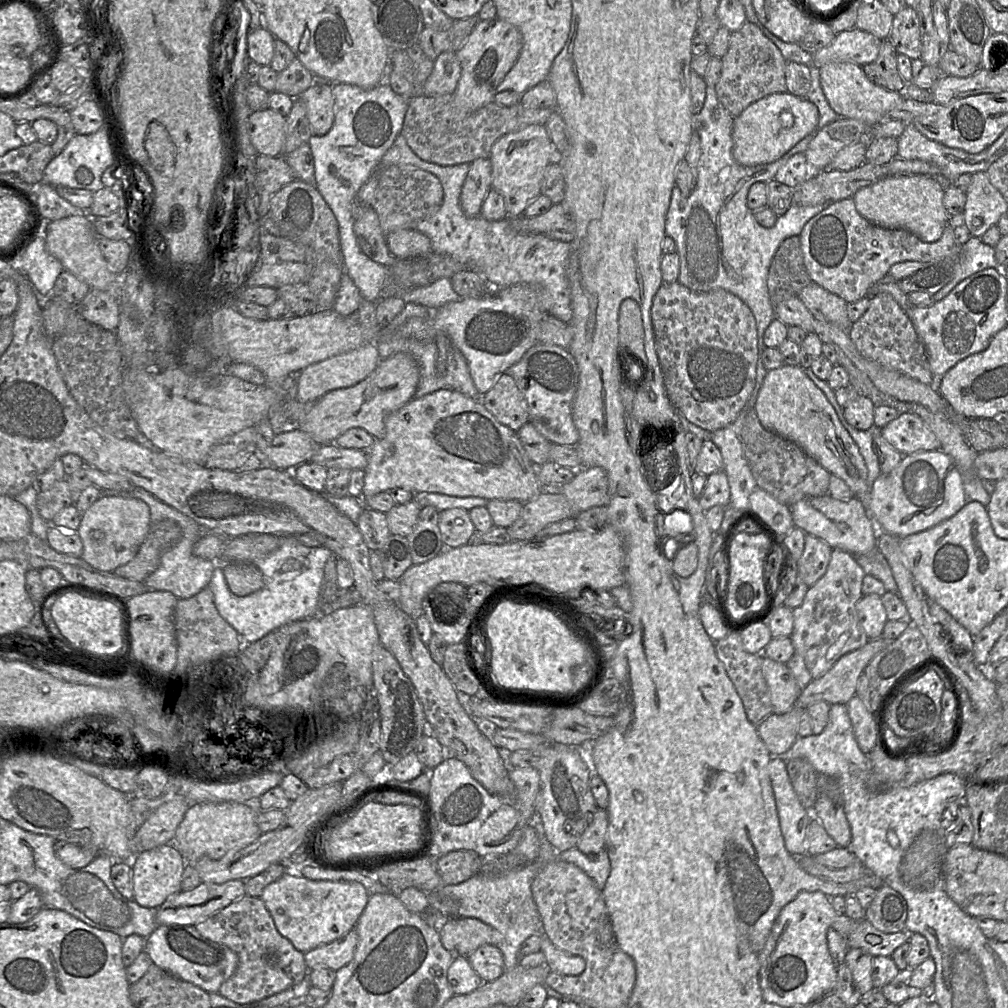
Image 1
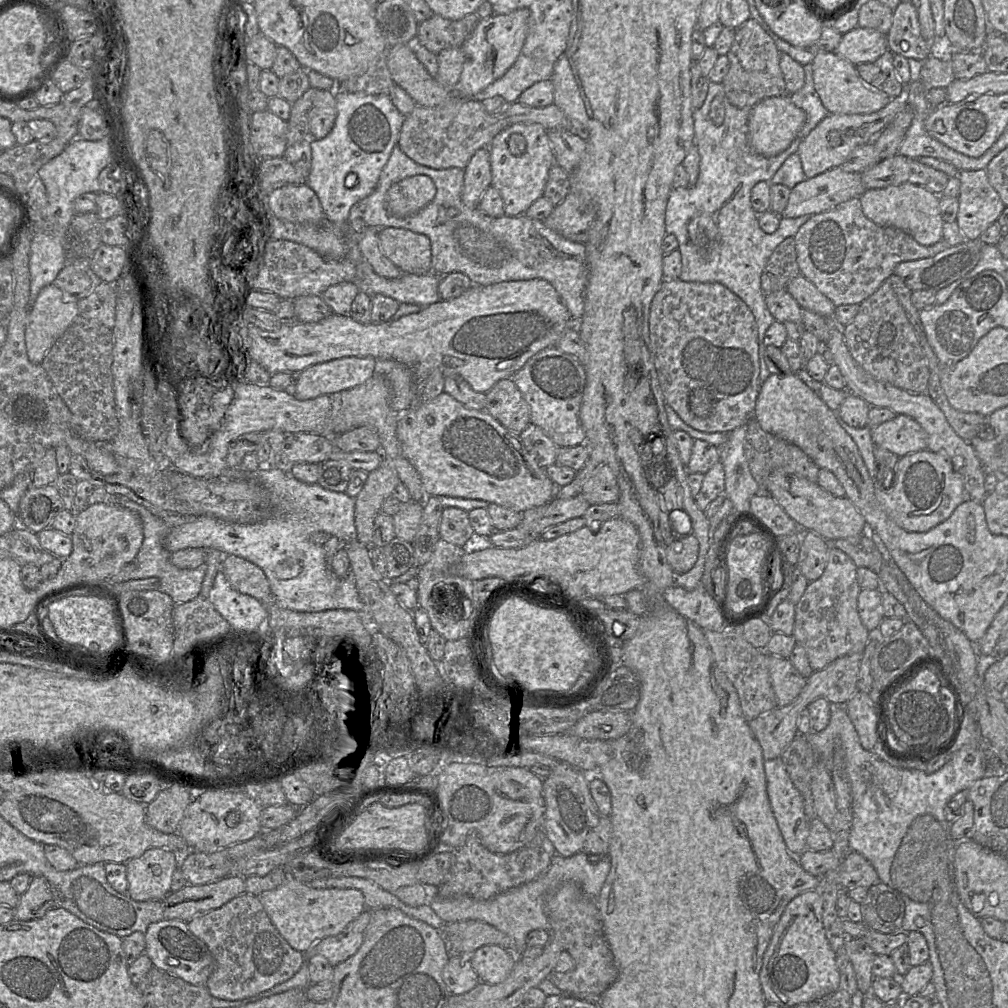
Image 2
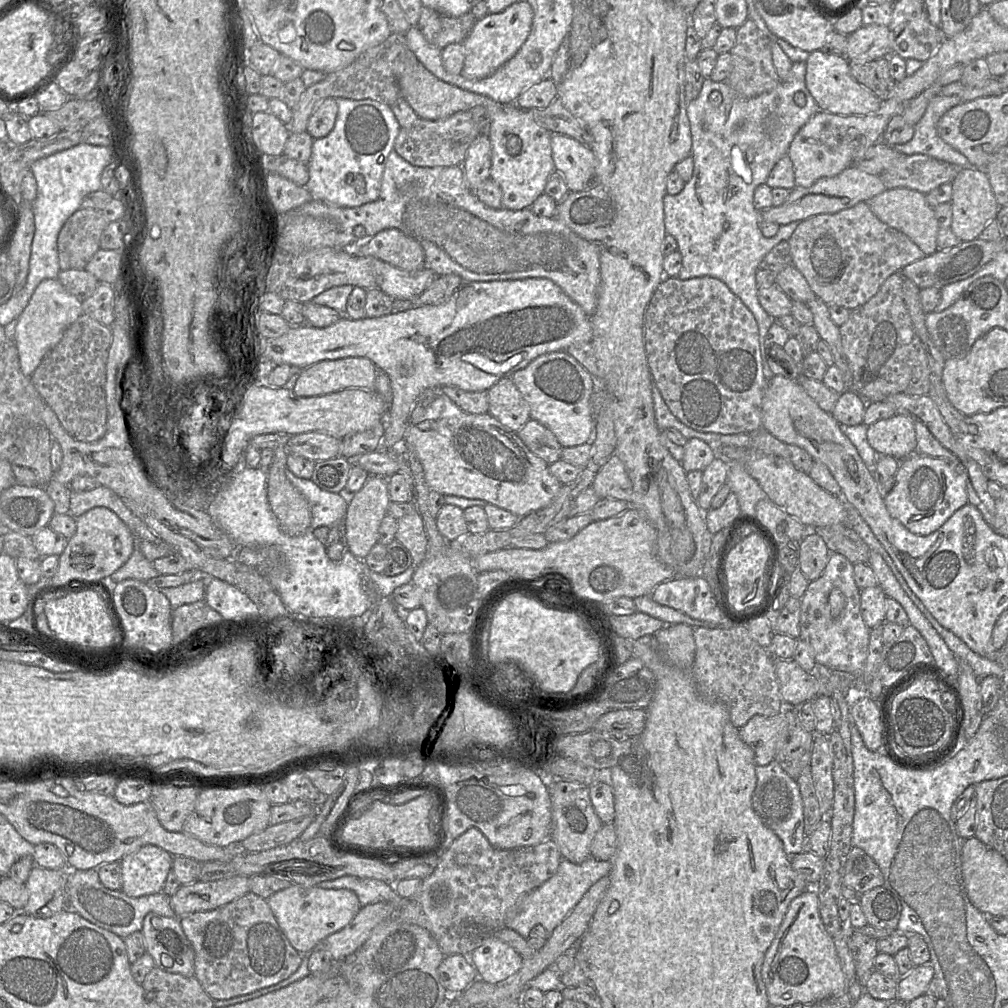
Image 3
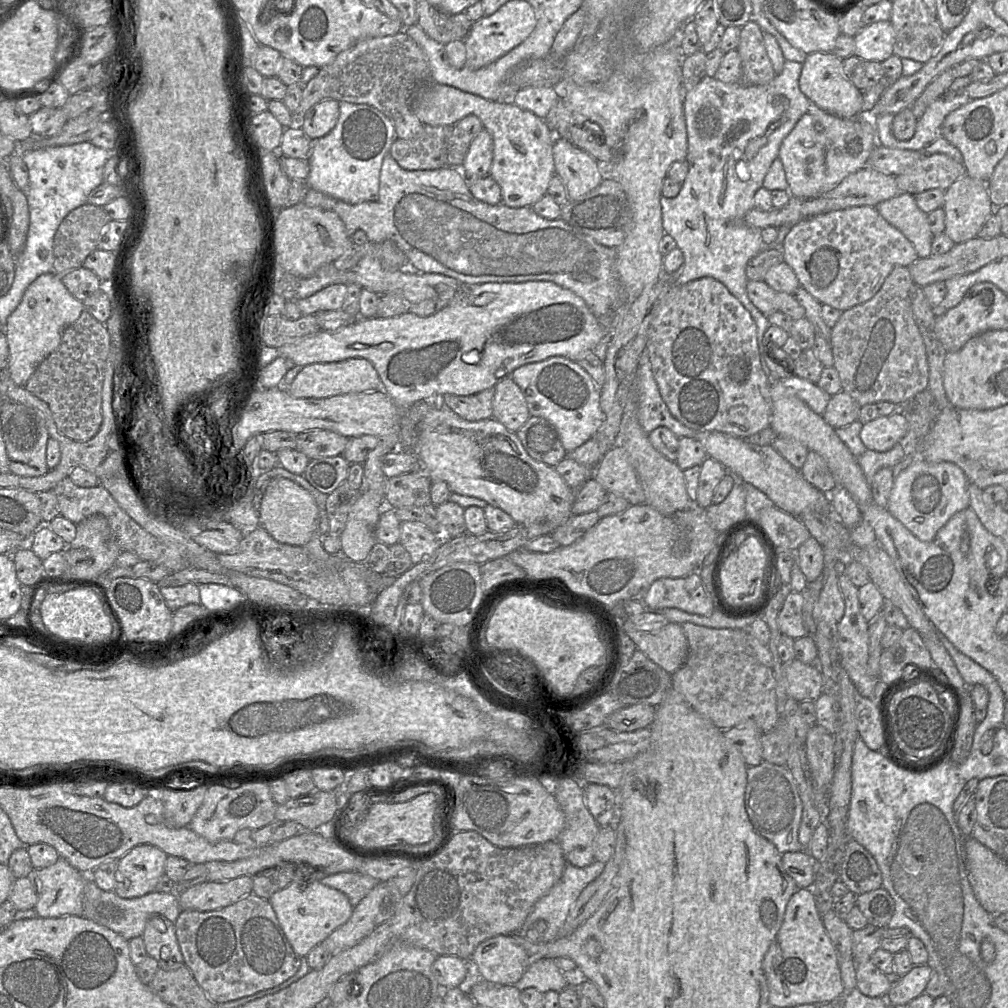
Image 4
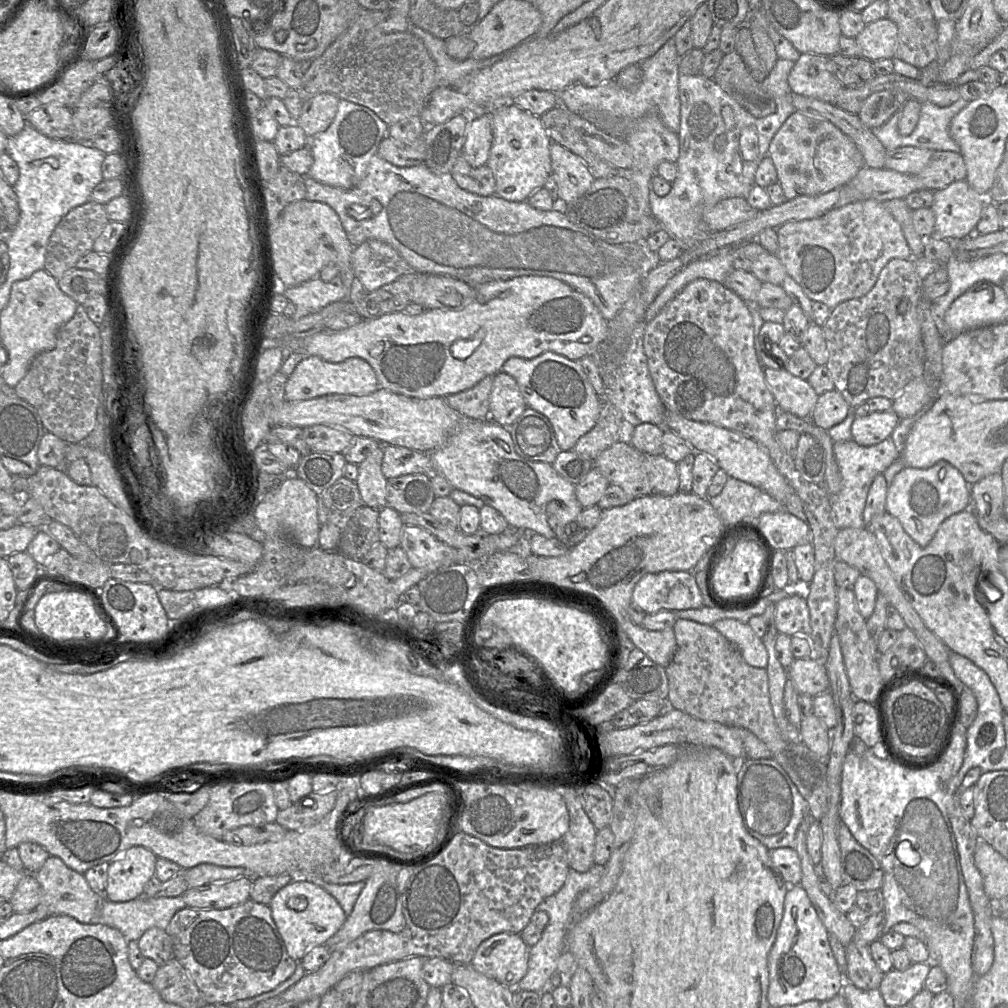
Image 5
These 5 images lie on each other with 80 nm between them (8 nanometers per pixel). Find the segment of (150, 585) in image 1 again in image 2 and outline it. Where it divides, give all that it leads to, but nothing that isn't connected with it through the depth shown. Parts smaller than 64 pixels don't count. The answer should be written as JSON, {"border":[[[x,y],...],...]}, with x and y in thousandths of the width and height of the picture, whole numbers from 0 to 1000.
{"border":[[[112,491],[112,499],[106,499],[110,501],[118,501],[122,504],[128,505],[137,510],[140,515],[142,521],[142,529],[143,535],[140,541],[140,544],[133,555],[133,566],[130,567],[130,574],[144,574],[149,572],[155,572],[159,575],[159,584],[161,588],[168,590],[174,599],[184,598],[193,594],[200,582],[200,578],[203,572],[203,563],[202,562],[195,563],[193,564],[180,564],[175,563],[170,558],[170,550],[168,547],[165,546],[163,543],[163,535],[170,527],[170,523],[178,523],[178,522],[167,522],[160,514],[154,512],[150,509],[145,503],[129,496],[129,495],[122,495],[118,493],[124,493],[121,491]]]}

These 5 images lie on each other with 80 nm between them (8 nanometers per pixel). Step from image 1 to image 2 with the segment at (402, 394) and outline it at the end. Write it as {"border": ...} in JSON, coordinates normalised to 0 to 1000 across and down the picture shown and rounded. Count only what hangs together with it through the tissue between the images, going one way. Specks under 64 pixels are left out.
{"border":[[[369,372],[358,382],[327,391],[327,396],[330,433],[338,432],[358,423],[371,424],[376,432],[377,447],[380,454],[389,459],[397,477],[405,485],[408,497],[420,498],[423,490],[418,474],[412,463],[401,453],[393,432],[395,415],[399,410],[394,410],[387,404],[387,386],[382,375],[377,372]]]}

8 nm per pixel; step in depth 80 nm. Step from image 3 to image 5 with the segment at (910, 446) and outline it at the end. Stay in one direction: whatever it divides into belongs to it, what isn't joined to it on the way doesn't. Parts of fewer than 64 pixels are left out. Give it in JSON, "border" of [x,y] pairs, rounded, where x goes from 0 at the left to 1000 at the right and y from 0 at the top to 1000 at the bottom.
{"border":[[[886,407],[850,413],[844,422],[845,437],[856,443],[869,441],[884,433],[892,418]]]}

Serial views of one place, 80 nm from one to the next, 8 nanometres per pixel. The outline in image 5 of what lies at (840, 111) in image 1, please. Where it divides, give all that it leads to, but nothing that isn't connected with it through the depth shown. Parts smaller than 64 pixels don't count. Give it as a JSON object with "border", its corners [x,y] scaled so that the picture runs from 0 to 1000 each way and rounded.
{"border":[[[806,53],[794,55],[782,75],[782,82],[787,92],[826,104],[837,87],[824,70],[823,58]]]}

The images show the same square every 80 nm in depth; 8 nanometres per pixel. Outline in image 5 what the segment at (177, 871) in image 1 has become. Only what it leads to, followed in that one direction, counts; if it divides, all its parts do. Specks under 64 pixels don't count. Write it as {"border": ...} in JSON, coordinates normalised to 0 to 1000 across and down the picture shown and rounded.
{"border":[[[132,839],[108,855],[106,877],[102,889],[110,895],[126,895],[143,887],[143,881],[154,868],[156,849],[142,839]]]}

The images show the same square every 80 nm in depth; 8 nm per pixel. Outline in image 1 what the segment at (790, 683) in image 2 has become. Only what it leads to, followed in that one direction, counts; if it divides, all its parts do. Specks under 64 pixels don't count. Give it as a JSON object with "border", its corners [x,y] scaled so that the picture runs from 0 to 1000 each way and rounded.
{"border":[[[757,651],[756,666],[764,687],[766,707],[781,707],[794,690],[795,682],[780,658]]]}

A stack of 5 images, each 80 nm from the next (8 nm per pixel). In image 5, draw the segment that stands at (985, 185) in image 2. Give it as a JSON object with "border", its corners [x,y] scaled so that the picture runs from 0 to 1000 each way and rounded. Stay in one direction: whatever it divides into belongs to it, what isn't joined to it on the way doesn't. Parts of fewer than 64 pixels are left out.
{"border":[[[958,179],[928,188],[923,205],[928,213],[924,235],[951,240],[965,233],[977,201],[978,196],[967,190]]]}

